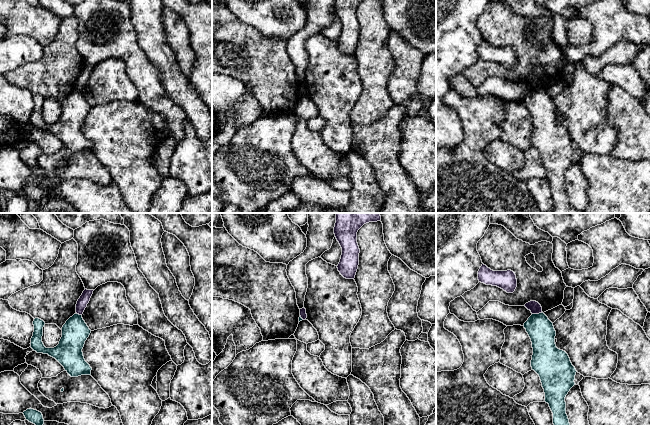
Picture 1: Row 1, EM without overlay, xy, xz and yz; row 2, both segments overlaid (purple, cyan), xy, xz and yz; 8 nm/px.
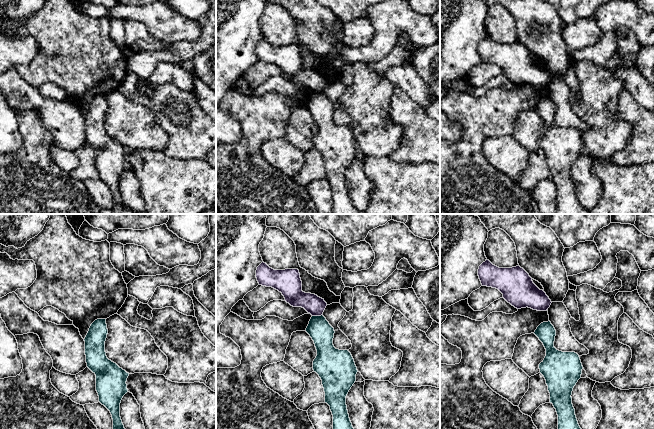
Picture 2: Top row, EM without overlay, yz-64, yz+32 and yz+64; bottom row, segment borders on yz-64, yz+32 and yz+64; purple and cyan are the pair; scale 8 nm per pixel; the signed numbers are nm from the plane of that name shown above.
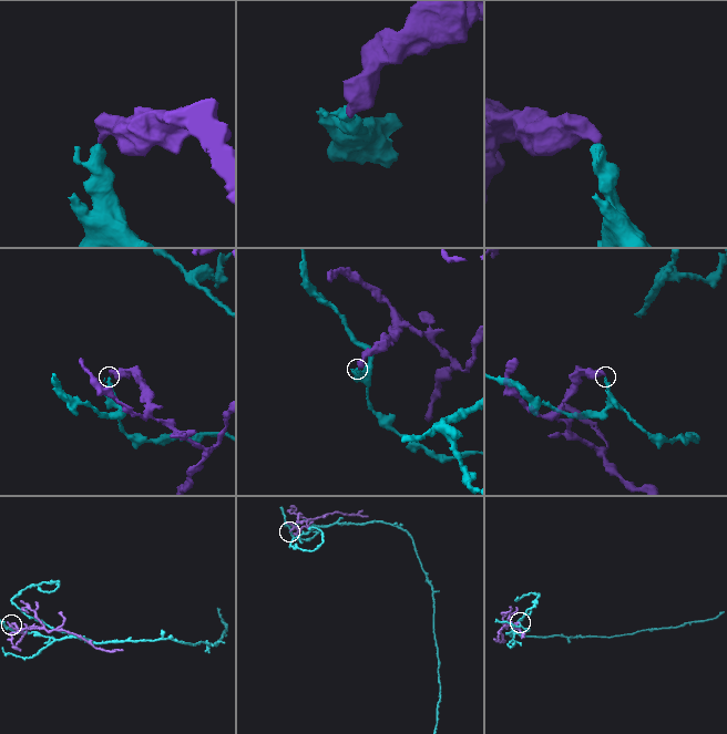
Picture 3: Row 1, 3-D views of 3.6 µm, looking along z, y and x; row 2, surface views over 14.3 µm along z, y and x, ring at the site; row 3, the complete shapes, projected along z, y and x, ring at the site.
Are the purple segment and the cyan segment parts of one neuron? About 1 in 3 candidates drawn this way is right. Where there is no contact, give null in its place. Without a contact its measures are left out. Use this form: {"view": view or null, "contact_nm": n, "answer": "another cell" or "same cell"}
{"view": "yz", "contact_nm": 90, "answer": "another cell"}

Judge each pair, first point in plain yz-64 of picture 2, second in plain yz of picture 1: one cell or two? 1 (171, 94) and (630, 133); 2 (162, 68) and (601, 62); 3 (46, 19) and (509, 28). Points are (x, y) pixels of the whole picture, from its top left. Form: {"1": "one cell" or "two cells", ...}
{"1": "one cell", "2": "two cells", "3": "one cell"}

